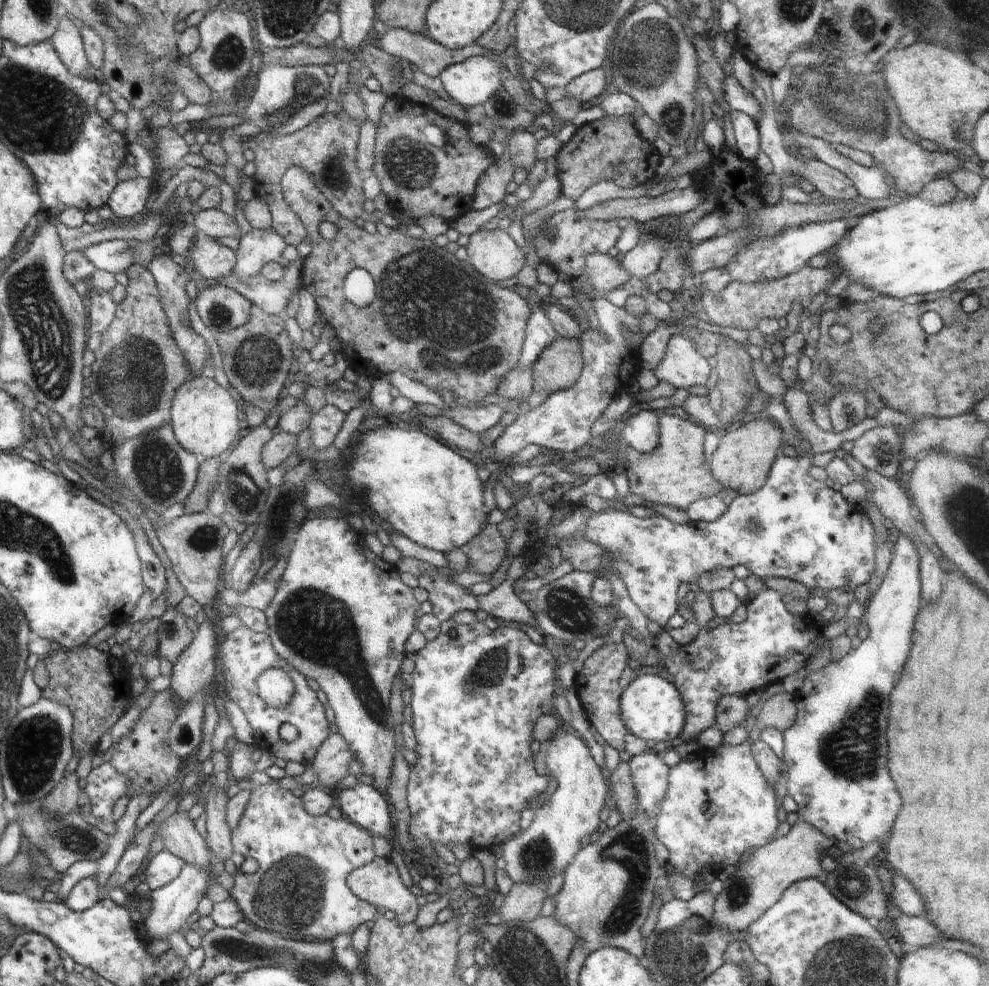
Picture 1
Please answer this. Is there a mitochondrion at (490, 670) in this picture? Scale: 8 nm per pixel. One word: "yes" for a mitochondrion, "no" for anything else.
yes

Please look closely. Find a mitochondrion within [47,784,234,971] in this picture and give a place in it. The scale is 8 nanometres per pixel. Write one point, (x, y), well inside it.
(73, 838)

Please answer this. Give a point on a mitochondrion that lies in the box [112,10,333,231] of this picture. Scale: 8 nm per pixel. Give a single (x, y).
(307, 88)

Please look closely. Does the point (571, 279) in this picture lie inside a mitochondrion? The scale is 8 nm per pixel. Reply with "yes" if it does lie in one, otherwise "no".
no

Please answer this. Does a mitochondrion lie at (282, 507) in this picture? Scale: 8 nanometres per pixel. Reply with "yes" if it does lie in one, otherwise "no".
yes

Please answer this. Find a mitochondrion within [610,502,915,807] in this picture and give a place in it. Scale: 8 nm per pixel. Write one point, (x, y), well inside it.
(851, 746)

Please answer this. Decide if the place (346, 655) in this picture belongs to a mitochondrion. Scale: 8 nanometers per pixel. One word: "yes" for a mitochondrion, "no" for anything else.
yes

